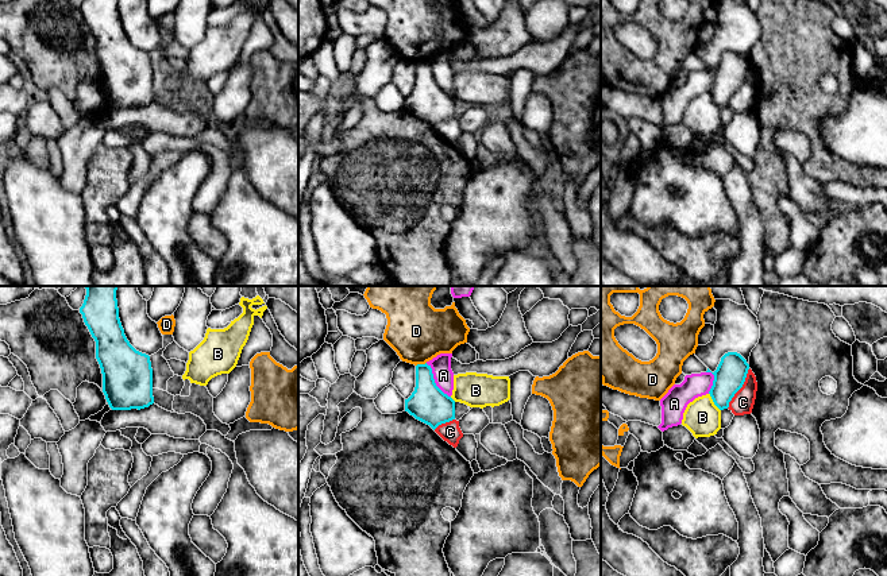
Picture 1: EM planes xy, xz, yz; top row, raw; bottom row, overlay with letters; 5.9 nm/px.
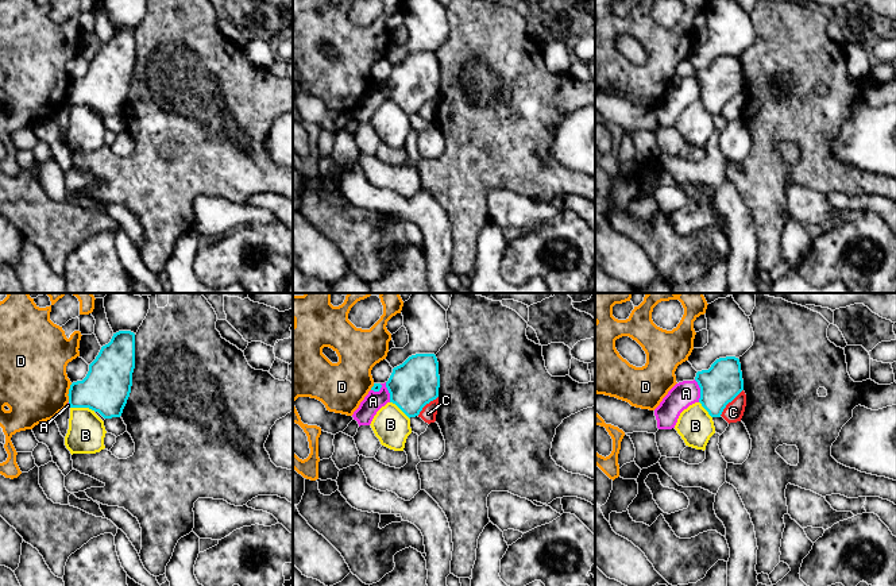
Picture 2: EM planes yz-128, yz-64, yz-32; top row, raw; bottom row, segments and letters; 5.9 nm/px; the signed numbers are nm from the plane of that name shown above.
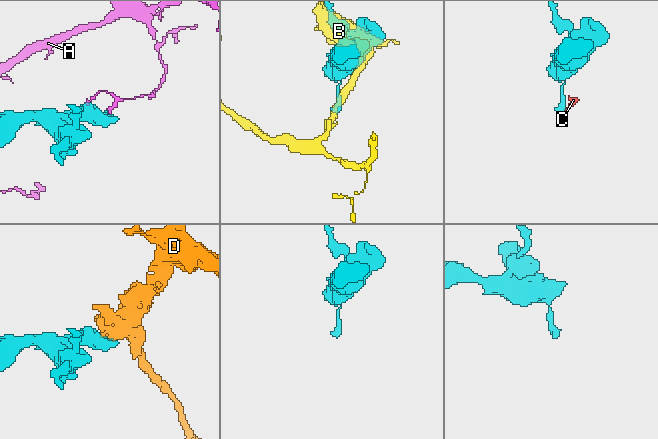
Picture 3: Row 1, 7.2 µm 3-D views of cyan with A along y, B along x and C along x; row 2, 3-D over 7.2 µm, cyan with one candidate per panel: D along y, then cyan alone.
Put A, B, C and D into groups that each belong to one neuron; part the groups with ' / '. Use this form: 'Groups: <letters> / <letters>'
Groups: A / B / C / D

